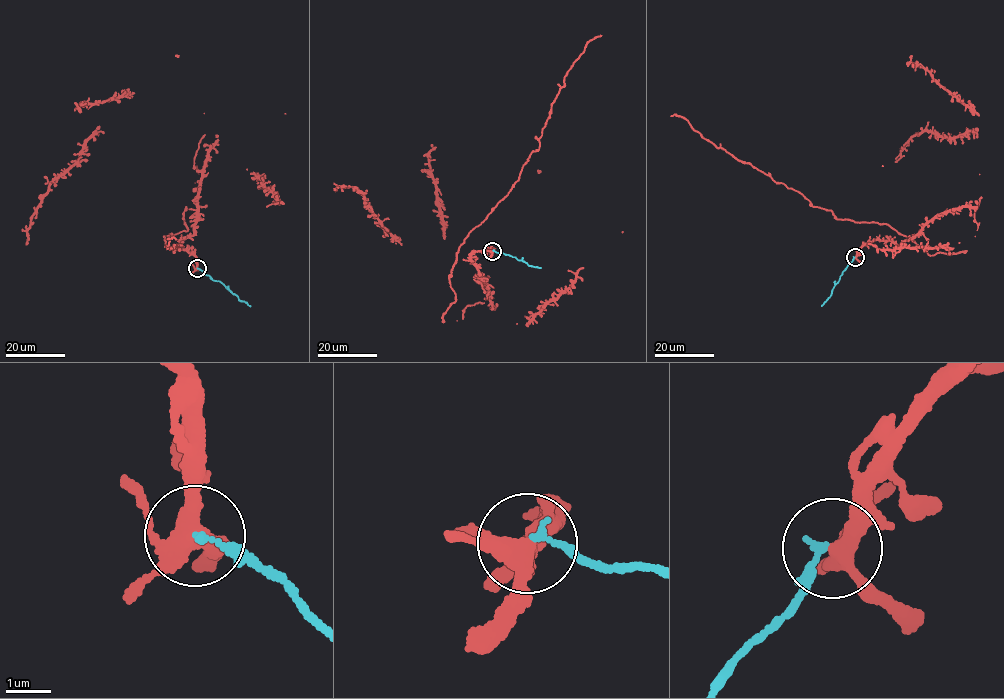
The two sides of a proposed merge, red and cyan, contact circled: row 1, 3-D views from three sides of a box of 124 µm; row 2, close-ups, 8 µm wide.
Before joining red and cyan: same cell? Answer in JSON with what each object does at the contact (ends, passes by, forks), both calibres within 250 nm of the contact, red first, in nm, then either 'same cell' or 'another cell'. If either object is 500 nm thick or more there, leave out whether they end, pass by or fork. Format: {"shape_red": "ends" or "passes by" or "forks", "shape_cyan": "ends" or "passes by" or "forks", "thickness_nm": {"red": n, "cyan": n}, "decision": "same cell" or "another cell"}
{"shape_red": "forks", "shape_cyan": "ends", "thickness_nm": {"red": 360, "cyan": 150}, "decision": "another cell"}

